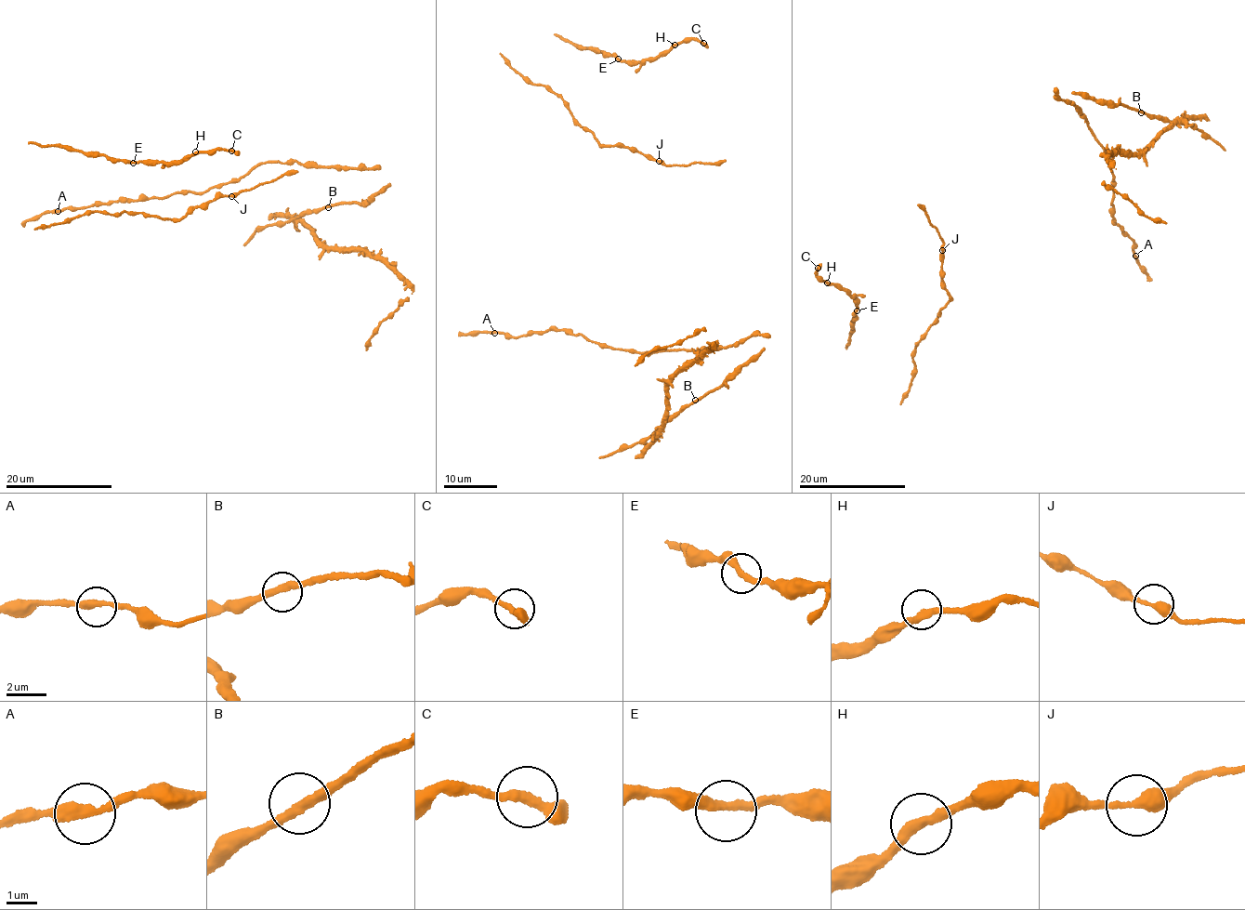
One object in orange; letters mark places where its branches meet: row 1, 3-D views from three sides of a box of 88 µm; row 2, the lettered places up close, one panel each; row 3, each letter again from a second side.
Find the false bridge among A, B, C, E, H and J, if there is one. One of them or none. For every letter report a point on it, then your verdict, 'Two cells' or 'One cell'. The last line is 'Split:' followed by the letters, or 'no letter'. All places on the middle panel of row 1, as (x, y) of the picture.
A: Place: (494, 333). One cell
B: Place: (695, 400). One cell
C: Place: (703, 43). One cell
E: Place: (618, 59). One cell
H: Place: (674, 45). One cell
J: Place: (659, 161). One cell
Split: no letter

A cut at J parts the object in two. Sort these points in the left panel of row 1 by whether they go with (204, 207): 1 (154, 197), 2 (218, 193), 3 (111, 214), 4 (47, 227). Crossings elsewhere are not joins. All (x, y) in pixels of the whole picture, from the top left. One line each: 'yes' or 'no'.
1: no
2: yes
3: yes
4: yes

